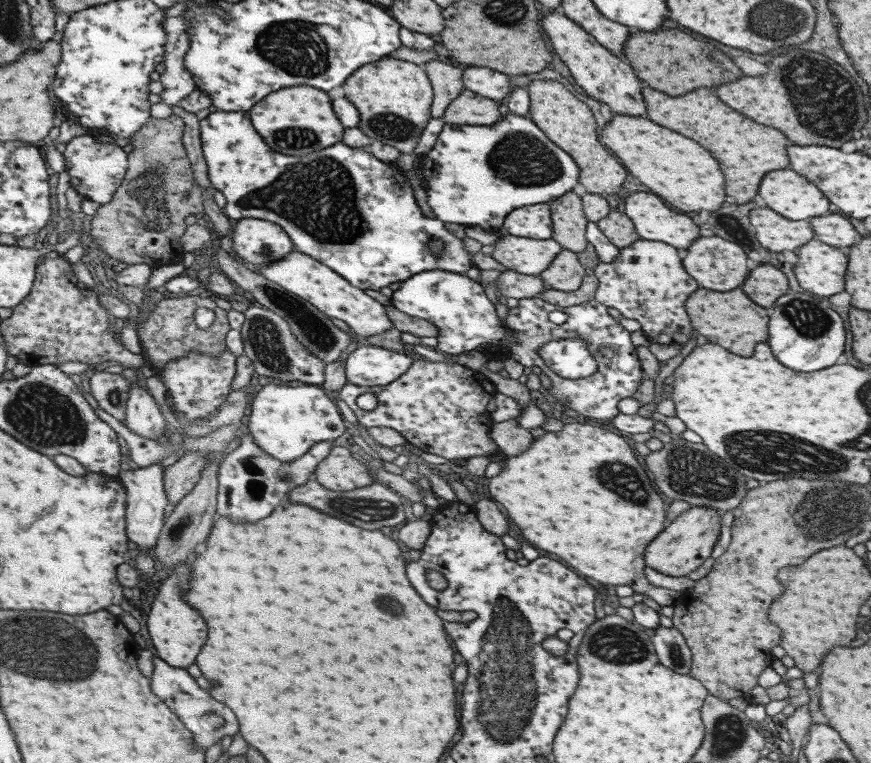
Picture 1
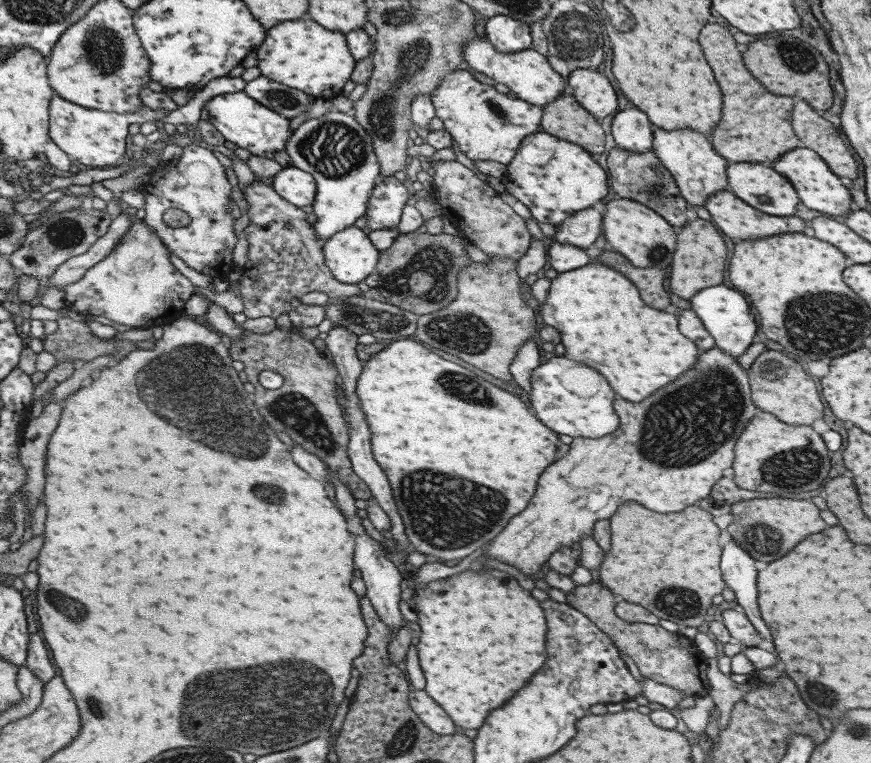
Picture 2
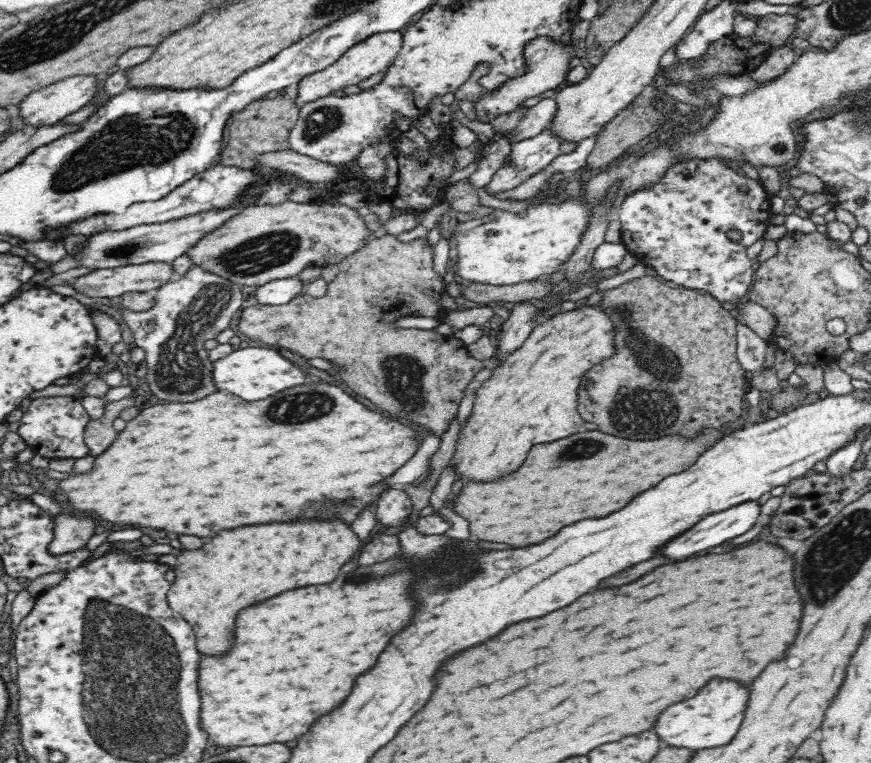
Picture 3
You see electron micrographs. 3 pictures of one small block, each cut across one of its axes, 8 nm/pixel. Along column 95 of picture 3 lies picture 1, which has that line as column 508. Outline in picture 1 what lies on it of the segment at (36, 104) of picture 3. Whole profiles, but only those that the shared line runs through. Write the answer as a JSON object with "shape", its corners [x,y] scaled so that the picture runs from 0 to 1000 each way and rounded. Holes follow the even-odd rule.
{"shape":[[[530,88],[532,115],[555,128],[573,134],[584,125],[589,109],[582,98],[557,88]]]}

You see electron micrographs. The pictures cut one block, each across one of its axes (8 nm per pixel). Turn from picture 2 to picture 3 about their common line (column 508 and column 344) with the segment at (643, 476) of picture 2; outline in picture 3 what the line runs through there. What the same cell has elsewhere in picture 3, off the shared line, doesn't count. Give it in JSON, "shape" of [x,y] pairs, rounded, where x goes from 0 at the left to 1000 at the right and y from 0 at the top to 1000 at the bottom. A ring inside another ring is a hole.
{"shape":[[[390,679],[383,682],[340,682],[340,684],[310,684],[296,689],[278,689],[250,697],[243,710],[234,713],[227,721],[209,720],[201,729],[202,739],[196,751],[196,769],[191,786],[197,799],[207,803],[224,828],[224,840],[232,857],[257,857],[266,847],[266,823],[271,805],[289,792],[308,786],[317,779],[324,779],[335,771],[365,768],[383,763],[390,744],[404,734],[412,723],[414,708],[402,687],[395,687]]]}

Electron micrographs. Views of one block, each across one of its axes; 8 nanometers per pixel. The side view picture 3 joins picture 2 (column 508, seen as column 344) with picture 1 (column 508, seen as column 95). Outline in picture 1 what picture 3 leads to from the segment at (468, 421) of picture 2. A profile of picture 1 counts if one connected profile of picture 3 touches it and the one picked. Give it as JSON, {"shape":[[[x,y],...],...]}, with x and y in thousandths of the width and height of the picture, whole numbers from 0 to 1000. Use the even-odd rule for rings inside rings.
{"shape":[[[649,550],[646,564],[628,566],[610,579],[610,587],[600,595],[582,600],[577,619],[564,626],[559,638],[563,650],[580,666],[582,679],[594,687],[605,710],[619,721],[637,726],[665,752],[692,767],[722,767],[727,775],[744,781],[758,794],[772,794],[781,780],[777,773],[750,768],[738,754],[738,721],[766,688],[766,658],[743,628],[714,571],[676,556]]]}

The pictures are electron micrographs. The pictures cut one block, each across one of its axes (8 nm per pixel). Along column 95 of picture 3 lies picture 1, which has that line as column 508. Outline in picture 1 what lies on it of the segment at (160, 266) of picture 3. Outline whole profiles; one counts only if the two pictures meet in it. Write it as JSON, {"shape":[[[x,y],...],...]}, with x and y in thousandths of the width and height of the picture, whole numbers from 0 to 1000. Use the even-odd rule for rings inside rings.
{"shape":[[[587,354],[573,356],[567,370],[576,392],[580,389],[594,393],[608,392],[626,380],[625,370],[619,362],[602,360]]]}

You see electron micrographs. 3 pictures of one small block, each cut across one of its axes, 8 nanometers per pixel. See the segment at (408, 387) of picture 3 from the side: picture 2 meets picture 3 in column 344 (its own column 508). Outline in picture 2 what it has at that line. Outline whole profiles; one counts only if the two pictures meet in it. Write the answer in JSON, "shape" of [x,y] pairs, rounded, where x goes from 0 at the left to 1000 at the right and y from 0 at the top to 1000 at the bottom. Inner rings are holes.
{"shape":[[[560,337],[558,345],[540,343],[524,359],[525,385],[509,404],[480,413],[473,443],[509,459],[573,498],[587,498],[583,480],[594,457],[614,438],[615,408],[603,398],[592,345],[582,337]],[[529,456],[529,459],[511,459]]]}

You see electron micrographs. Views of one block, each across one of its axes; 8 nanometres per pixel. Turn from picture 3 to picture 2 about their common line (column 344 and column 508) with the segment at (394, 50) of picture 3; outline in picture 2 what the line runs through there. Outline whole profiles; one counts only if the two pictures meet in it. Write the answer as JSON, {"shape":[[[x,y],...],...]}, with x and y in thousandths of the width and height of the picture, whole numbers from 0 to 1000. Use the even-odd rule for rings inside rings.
{"shape":[[[546,45],[530,59],[533,88],[565,102],[569,109],[579,110],[592,123],[594,130],[622,140],[646,122],[646,100],[630,87],[626,75],[610,64],[577,71],[564,60],[558,46]]]}

